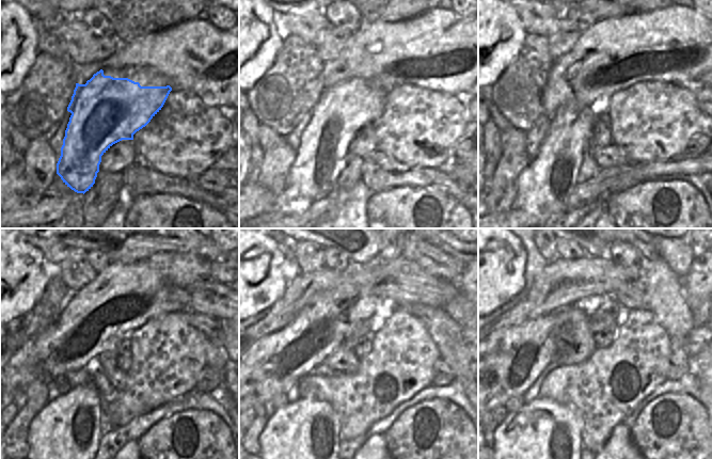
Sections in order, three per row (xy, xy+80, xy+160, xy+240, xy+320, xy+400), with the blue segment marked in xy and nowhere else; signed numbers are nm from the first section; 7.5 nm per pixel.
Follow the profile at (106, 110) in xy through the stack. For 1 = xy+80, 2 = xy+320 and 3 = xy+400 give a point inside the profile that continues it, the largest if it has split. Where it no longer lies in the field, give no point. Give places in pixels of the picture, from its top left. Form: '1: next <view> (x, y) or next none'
1: next xy+80 (345, 108)
2: next xy+320 (299, 445)
3: next xy+400 (539, 445)

